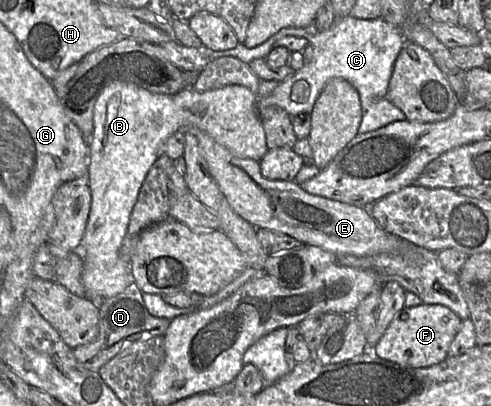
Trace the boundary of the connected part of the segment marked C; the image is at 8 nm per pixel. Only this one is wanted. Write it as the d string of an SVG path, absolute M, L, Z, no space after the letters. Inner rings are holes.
M346 16L341 19L334 20L332 26L320 31L317 29L314 23L305 27L284 27L281 28L274 35L269 37L262 44L247 48L244 43L238 43L234 48L224 51L212 51L202 45L202 51L206 53L211 59L232 56L239 60L250 63L258 58L265 58L274 47L274 44L285 36L303 37L309 41L312 46L311 59L306 61L303 67L293 72L288 78L279 82L278 86L272 91L272 93L265 97L257 97L258 105L270 106L276 105L285 110L290 116L298 115L300 113L311 114L316 99L324 88L325 84L331 78L342 78L350 82L358 91L362 107L362 121L359 126L358 134L364 134L370 131L377 130L392 122L407 120L406 115L396 107L388 98L389 82L393 74L395 62L406 44L406 39L401 32L400 28L392 25L384 20L382 17L378 19L359 19L351 16ZM378 96L381 98L379 102L373 102L373 97Z

